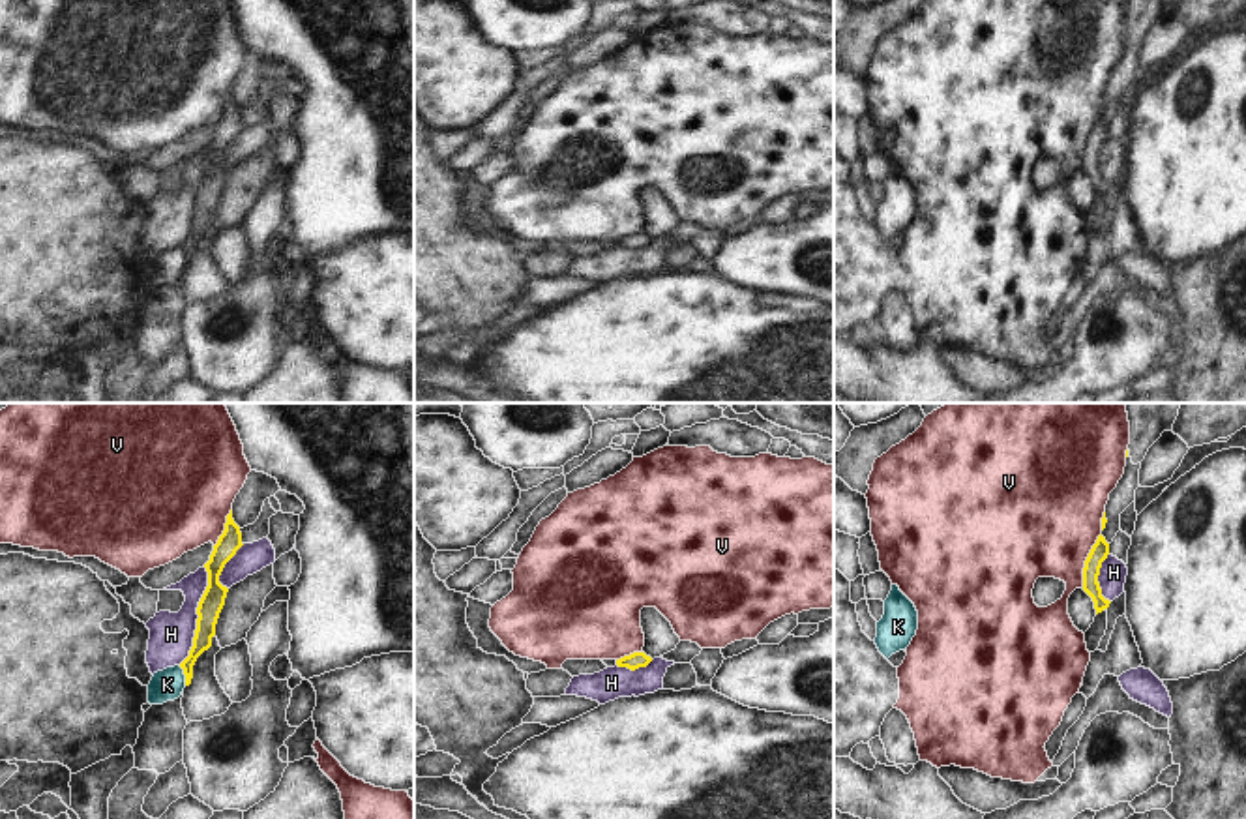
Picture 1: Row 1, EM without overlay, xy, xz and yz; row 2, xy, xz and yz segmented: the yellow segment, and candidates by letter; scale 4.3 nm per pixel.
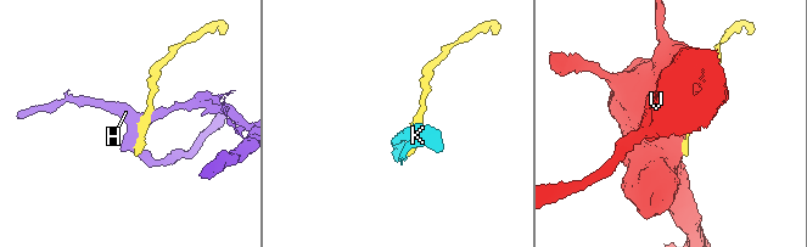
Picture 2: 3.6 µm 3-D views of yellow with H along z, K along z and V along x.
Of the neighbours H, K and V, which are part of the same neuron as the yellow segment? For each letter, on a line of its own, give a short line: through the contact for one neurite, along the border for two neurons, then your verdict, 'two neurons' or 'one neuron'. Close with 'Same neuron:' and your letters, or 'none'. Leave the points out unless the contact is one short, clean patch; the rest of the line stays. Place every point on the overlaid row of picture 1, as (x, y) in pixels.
H: two neurons
K: xy (178, 666), (186, 684) | two neurons
V: two neurons
Same neuron: none

